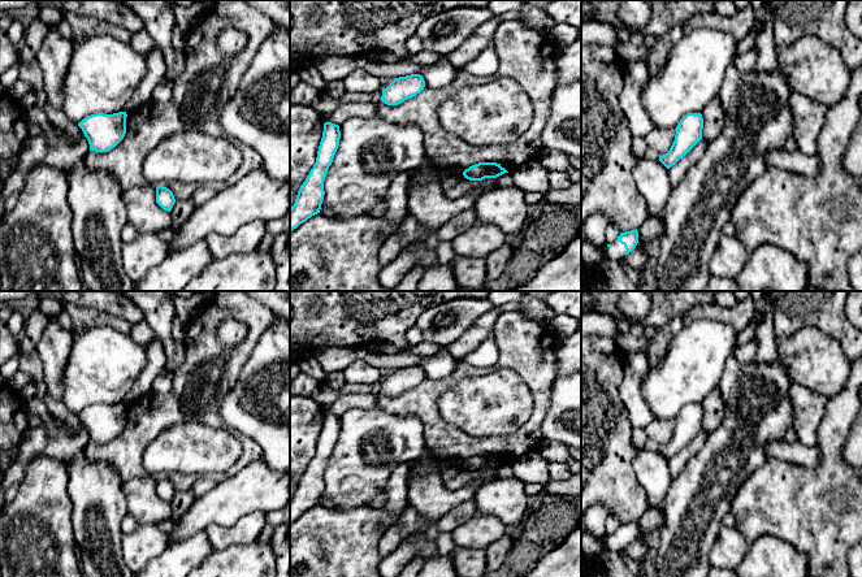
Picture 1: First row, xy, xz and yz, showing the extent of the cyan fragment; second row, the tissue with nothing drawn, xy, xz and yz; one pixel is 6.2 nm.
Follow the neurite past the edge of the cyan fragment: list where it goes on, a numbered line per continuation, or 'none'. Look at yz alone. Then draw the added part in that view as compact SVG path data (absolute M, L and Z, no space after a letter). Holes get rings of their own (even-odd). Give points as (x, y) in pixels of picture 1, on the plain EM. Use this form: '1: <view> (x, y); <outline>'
1: yz (616, 542); M614 533L611 538L606 538L606 547L605 550L619 552L625 547L625 538L620 533Z

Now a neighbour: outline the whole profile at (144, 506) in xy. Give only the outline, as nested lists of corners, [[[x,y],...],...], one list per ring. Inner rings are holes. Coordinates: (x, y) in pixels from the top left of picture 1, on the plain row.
[[[156,476],[134,477],[122,483],[126,496],[127,515],[138,525],[156,525],[172,517],[170,504],[156,494]]]

